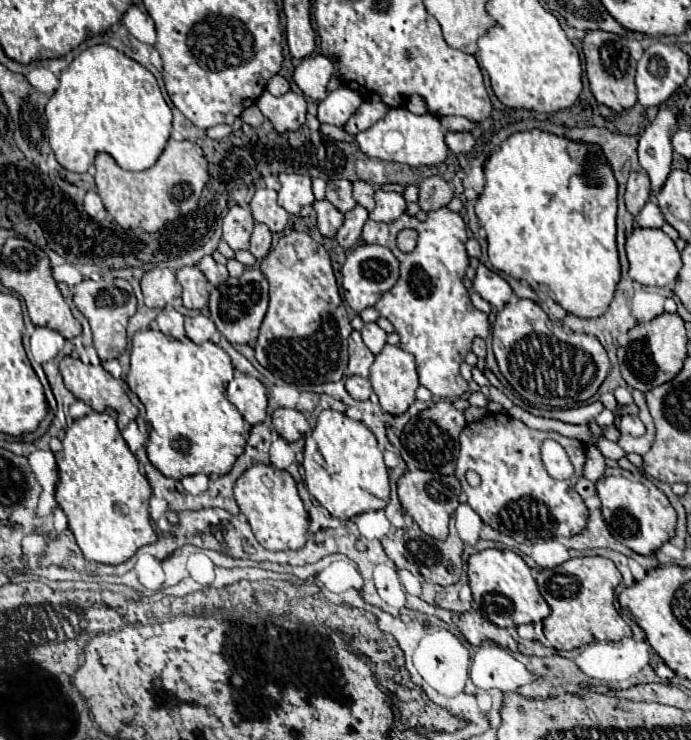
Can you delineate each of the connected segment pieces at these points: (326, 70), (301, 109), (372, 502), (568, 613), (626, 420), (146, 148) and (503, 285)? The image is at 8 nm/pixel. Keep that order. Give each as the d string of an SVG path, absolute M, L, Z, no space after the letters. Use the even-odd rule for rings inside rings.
M323 55L305 57L293 73L293 81L303 91L303 95L323 101L327 97L327 83L333 77L333 63Z
M265 91L257 99L257 107L273 123L277 133L297 131L305 125L305 115L307 115L305 97L297 95L293 91L281 95L281 97L275 97L269 91Z
M327 409L305 439L305 485L309 493L337 519L351 519L365 511L385 509L389 501L389 473L375 435L345 413Z
M579 557L569 559L553 569L539 569L537 571L537 583L543 599L551 607L551 615L543 619L543 633L537 639L546 647L557 651L572 650L581 647L591 641L621 641L623 637L631 637L631 627L621 619L621 615L615 611L615 587L621 583L621 573L615 567L615 563L607 557Z
M627 415L621 419L619 423L619 429L621 433L627 433L627 435L633 435L633 437L643 437L645 435L645 425L643 421L639 419L639 415Z
M93 45L81 51L71 61L71 65L63 69L59 81L61 83L57 91L45 107L49 141L59 165L73 173L87 173L99 151L109 153L117 161L117 165L127 171L145 171L155 165L169 139L173 115L151 71L109 45Z
M485 265L477 267L477 275L473 279L473 289L485 301L489 301L491 307L495 307L495 309L501 309L513 297L509 283L501 275L497 275L495 271L487 269Z

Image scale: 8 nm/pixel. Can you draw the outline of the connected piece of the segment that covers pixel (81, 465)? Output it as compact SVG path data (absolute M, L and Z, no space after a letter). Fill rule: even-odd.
M111 411L91 413L91 415L77 419L77 423L67 427L65 437L61 439L61 445L63 449L55 453L57 467L59 467L55 499L59 507L63 509L63 513L67 515L69 529L73 531L77 545L81 547L85 559L95 561L95 563L117 565L133 557L139 547L153 543L157 537L151 525L151 517L149 517L151 487L145 475L139 473L139 463L135 455L129 451L125 439L121 437L121 431L117 429L117 421L113 413Z

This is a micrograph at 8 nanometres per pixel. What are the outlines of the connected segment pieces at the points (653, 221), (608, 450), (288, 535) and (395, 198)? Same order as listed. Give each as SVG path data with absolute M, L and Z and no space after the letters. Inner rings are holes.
M655 199L645 203L641 213L637 215L637 223L641 227L661 227L665 223L665 217L663 217L663 213L661 213L661 209L659 209Z
M605 437L597 439L595 447L597 447L605 457L609 457L609 459L619 459L619 457L623 457L623 455L625 455L625 451L623 451L617 443L613 443L613 441L605 439Z
M253 465L235 483L235 501L247 517L257 541L269 551L301 549L307 541L309 515L297 493L295 479L273 465Z
M383 189L375 191L375 203L377 205L369 213L369 217L373 221L383 221L383 223L395 221L407 207L407 203L405 203L401 193L391 193L391 191L383 191Z

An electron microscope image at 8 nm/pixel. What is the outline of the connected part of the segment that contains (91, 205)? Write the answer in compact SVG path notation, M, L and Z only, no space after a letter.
M89 191L85 195L83 205L85 205L85 211L89 213L91 219L95 219L95 221L105 221L107 219L107 209L105 209L105 205L103 205L103 201L101 201L101 197L97 193Z

